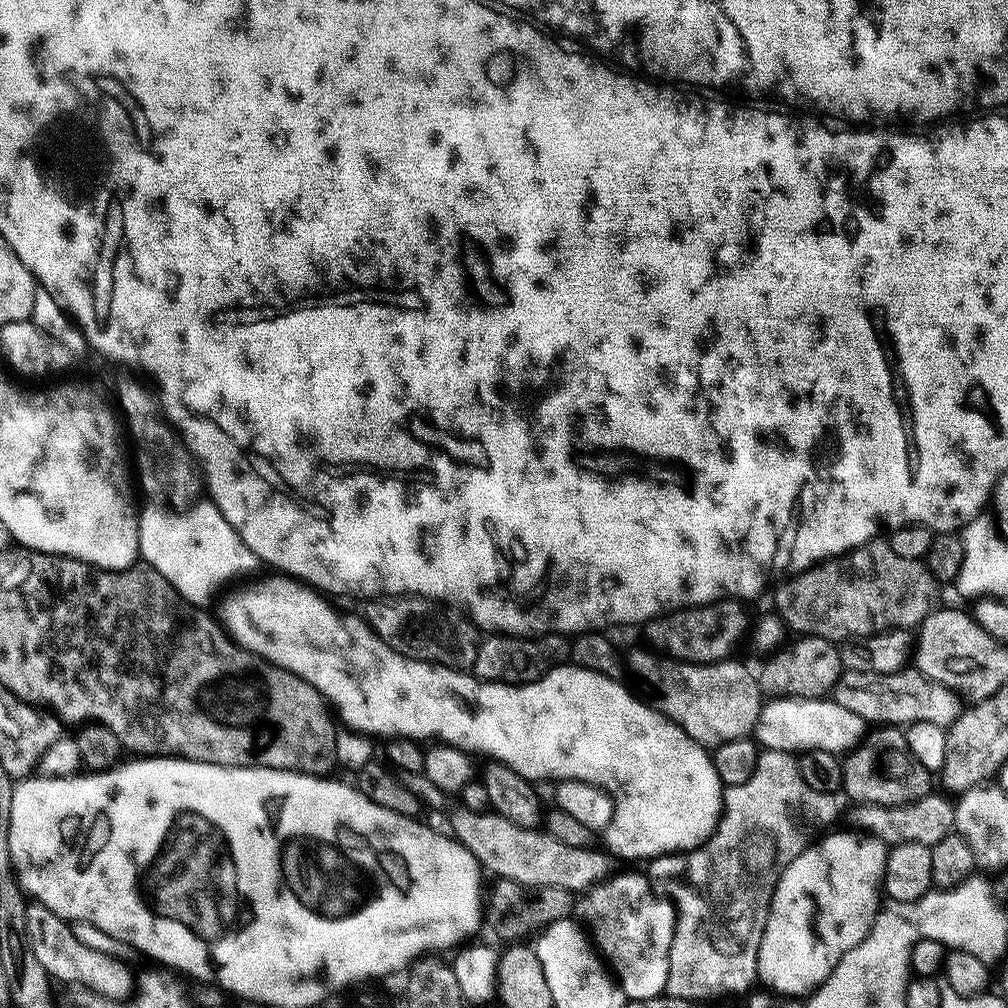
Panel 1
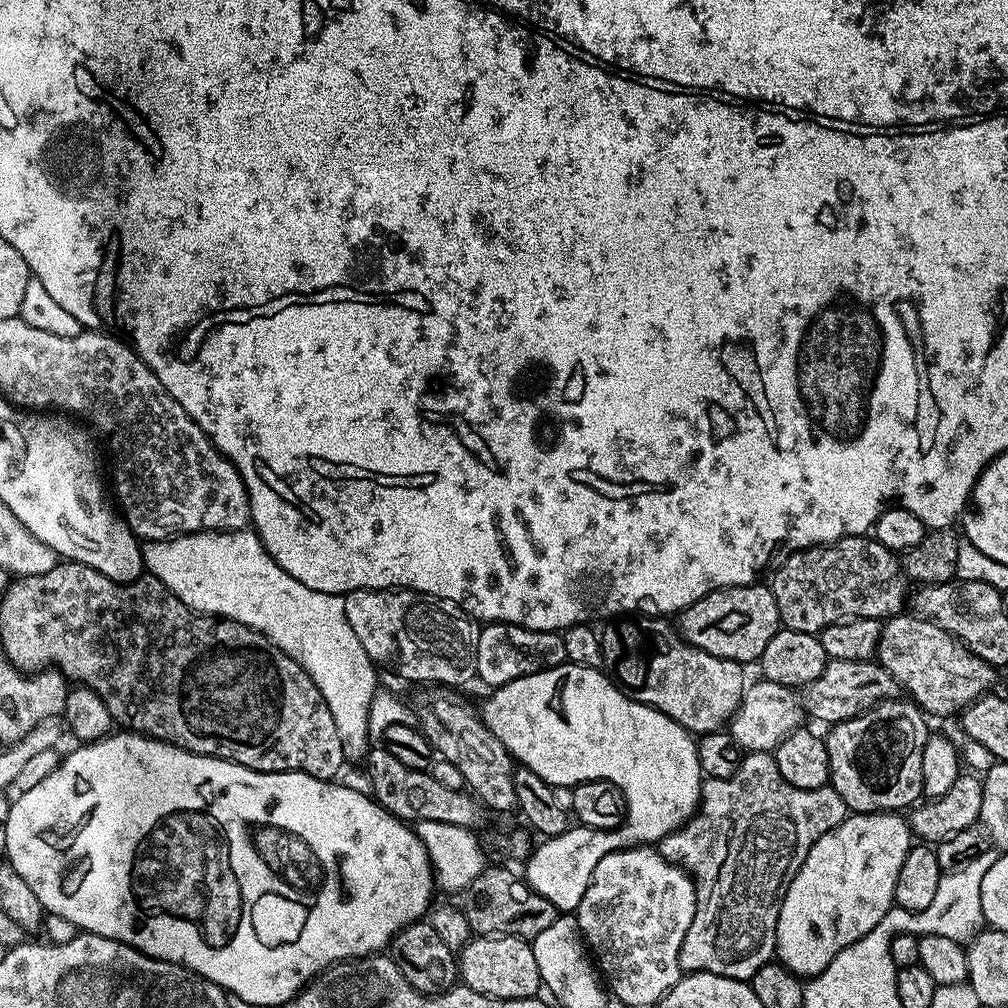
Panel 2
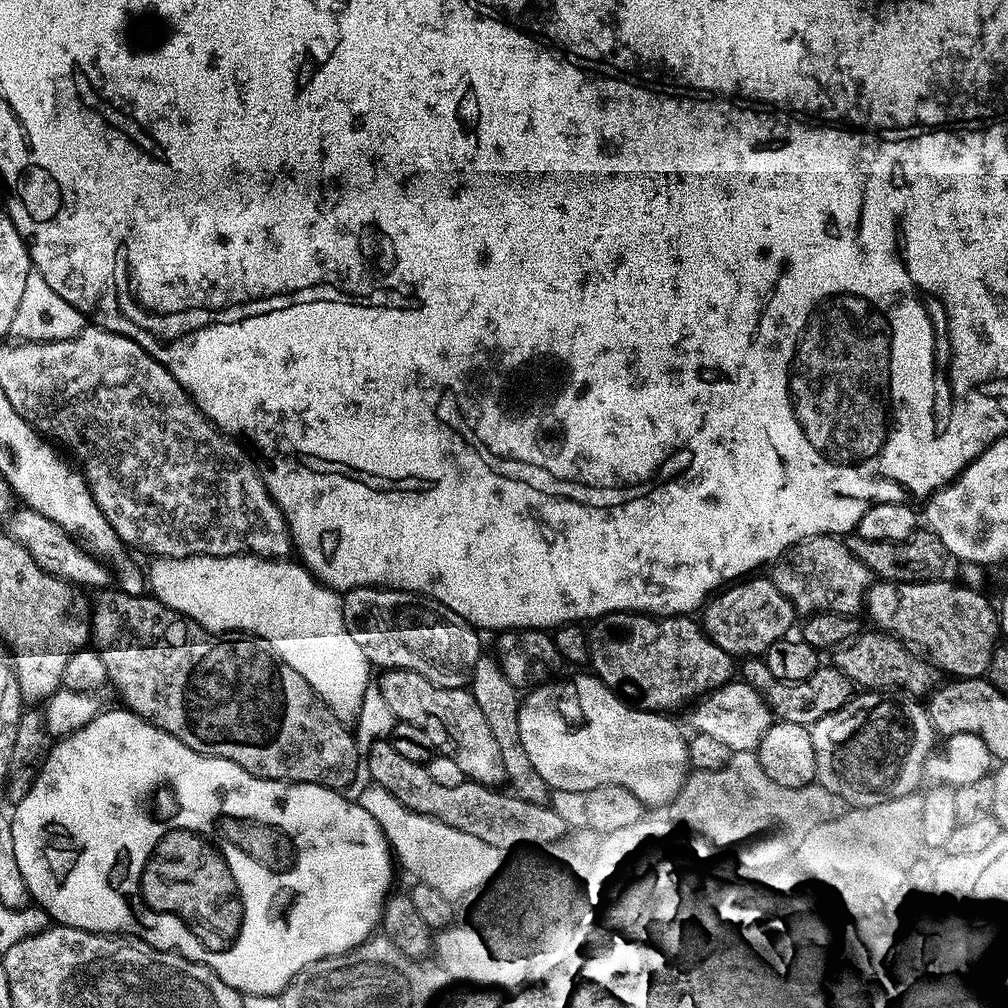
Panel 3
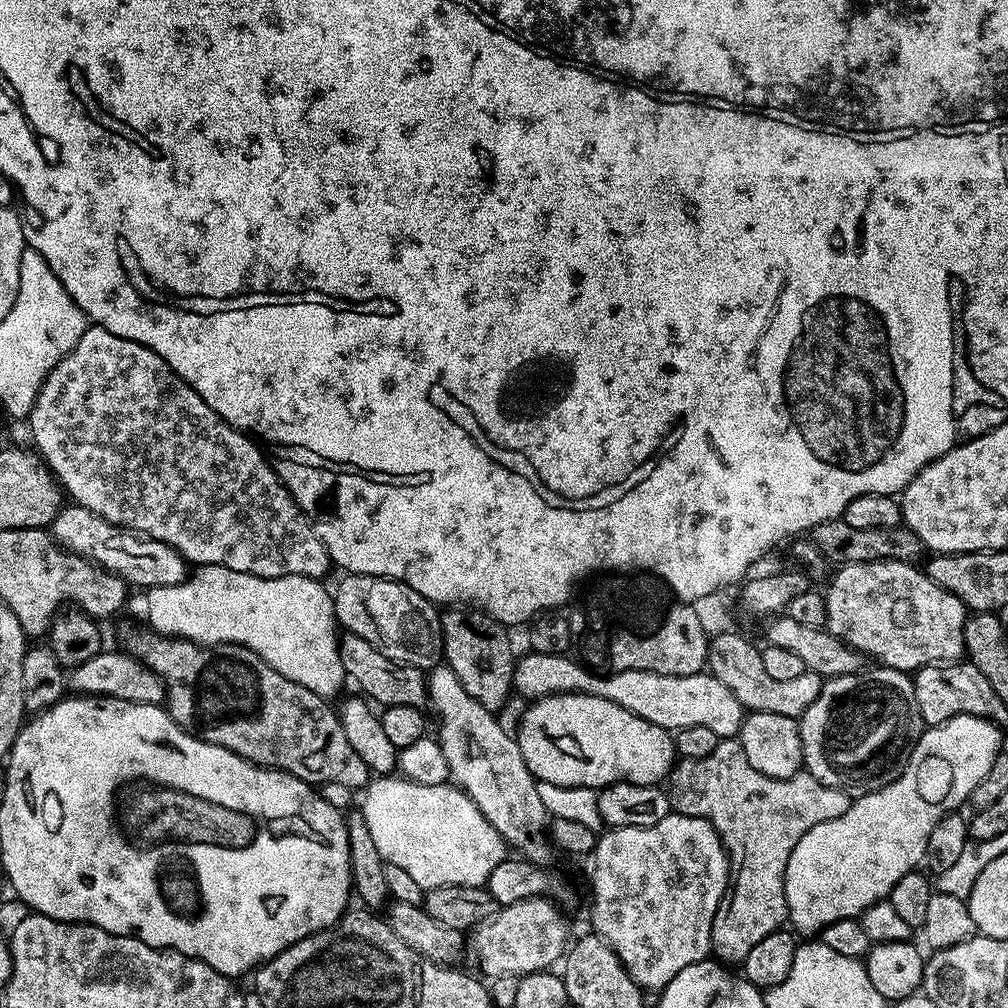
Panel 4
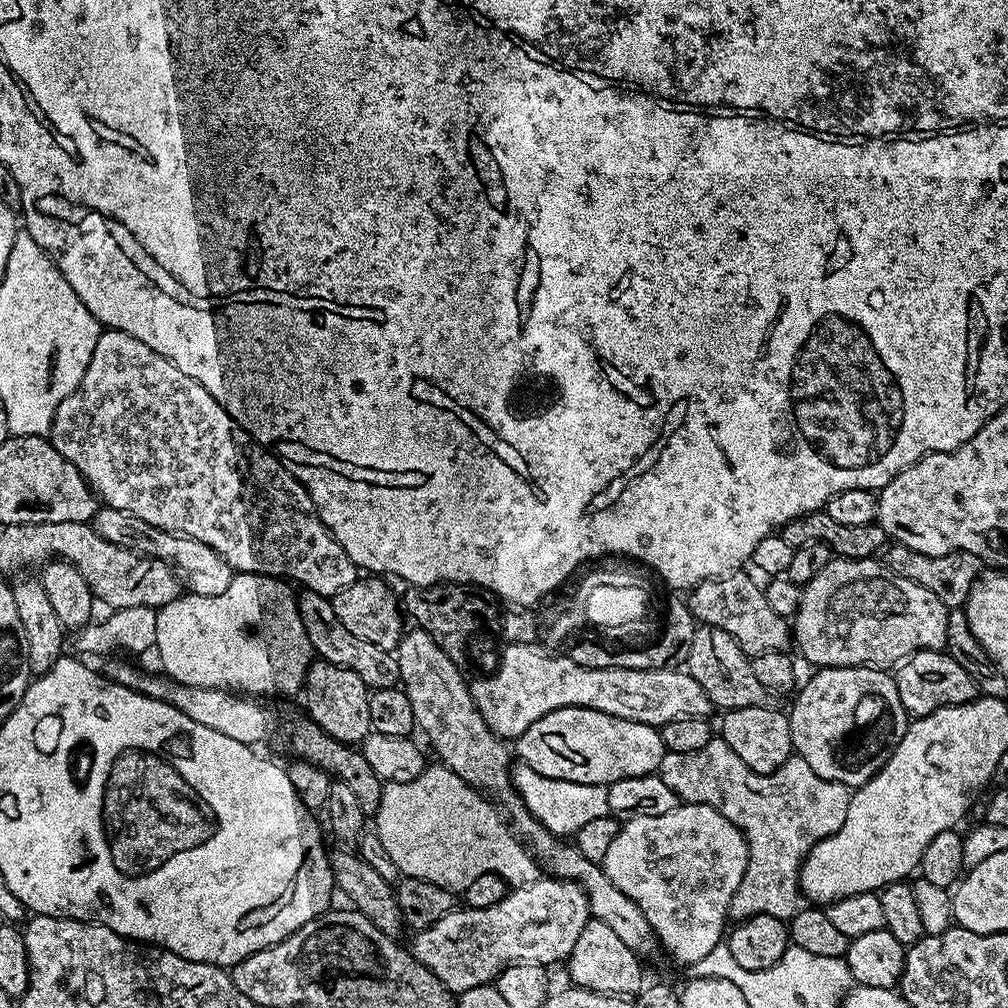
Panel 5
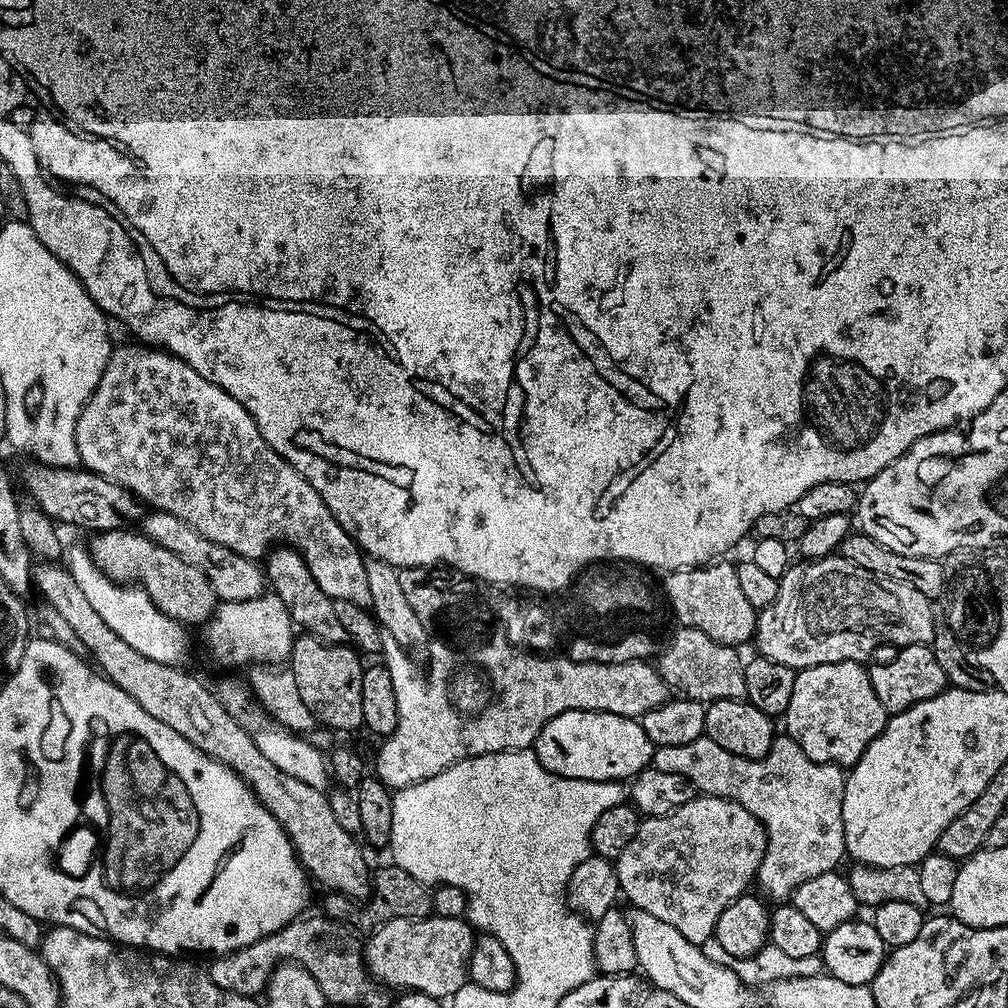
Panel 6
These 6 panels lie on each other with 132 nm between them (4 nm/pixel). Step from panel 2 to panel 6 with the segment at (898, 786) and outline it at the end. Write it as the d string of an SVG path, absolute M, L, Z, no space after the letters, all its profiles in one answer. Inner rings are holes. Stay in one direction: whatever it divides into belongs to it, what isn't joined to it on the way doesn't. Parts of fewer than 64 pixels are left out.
M843 660L833 664L819 664L813 668L799 669L794 678L794 694L790 694L790 706L784 711L782 723L786 727L786 735L810 758L815 764L837 764L839 768L851 769L857 764L870 742L882 734L888 725L889 713L878 700L874 686L868 677L868 668L863 663L854 660Z

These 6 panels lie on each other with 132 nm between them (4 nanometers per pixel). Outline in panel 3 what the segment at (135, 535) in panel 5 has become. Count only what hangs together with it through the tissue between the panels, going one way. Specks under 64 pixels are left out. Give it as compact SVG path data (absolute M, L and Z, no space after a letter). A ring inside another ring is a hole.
M20 506L7 517L6 523L8 523L7 535L12 536L24 546L30 554L30 558L34 558L34 562L38 562L38 566L42 566L42 570L67 580L69 584L84 588L87 588L86 586L105 587L104 589L109 587L109 585L107 586L109 565L103 559L93 556L79 540L74 538L73 533L60 528L58 522L38 514L38 510Z

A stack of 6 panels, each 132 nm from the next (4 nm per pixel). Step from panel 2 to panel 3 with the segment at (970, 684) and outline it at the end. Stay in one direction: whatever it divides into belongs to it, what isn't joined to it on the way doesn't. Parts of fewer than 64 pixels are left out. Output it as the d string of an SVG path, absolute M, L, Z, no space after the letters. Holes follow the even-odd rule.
M883 630L871 631L866 633L865 636L863 634L857 635L851 642L835 649L831 653L831 663L840 671L845 672L849 679L856 681L858 684L859 682L862 683L859 684L862 686L889 684L892 688L905 688L908 691L905 693L916 698L931 693L934 688L934 683L932 684L933 665L923 655L913 651L905 641Z

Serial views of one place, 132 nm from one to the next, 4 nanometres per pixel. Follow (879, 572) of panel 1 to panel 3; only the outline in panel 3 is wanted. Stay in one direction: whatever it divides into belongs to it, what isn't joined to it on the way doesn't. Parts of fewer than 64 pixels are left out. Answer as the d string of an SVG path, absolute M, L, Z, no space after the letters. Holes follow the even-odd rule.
M812 536L808 540L801 540L799 543L792 545L779 557L775 564L771 567L772 573L770 573L770 579L773 584L778 586L778 590L783 594L784 597L792 601L792 607L797 612L797 615L807 618L811 615L817 614L817 612L834 612L842 613L844 615L855 615L856 611L861 611L861 608L865 605L867 599L867 592L871 588L874 582L874 575L870 571L867 564L860 559L859 556L853 554L853 552L848 548L847 543L841 538L836 536Z

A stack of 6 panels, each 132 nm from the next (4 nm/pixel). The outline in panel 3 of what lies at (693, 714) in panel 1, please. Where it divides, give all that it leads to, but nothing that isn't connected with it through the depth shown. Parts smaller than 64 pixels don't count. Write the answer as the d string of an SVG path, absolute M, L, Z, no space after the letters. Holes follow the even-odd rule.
M610 612L599 621L600 628L587 633L588 648L591 652L590 667L607 688L649 710L672 710L679 704L687 705L709 693L714 688L727 684L733 679L734 657L722 646L708 637L699 623L696 624L684 614L673 614L657 618L652 614L638 612Z

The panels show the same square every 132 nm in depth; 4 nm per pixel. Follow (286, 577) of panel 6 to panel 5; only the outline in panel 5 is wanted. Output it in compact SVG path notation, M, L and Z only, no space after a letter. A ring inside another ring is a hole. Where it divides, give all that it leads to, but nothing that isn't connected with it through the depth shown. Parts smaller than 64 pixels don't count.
M304 590L299 593L296 604L312 651L323 663L337 664L346 670L354 670L354 674L358 674L358 678L362 678L362 682L370 690L395 688L400 684L400 671L395 655L389 649L379 648L374 646L374 642L366 642L350 634L350 630L346 630L346 626L338 622L338 614L334 614L329 597Z

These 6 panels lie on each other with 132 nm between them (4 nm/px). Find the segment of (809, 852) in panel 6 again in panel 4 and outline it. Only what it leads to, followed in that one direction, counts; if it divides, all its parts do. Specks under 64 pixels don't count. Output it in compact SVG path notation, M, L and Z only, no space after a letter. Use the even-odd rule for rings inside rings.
M721 738L718 746L706 754L706 758L677 759L666 777L666 791L672 812L678 816L710 821L720 835L724 851L728 853L728 889L712 923L711 955L725 965L739 965L746 954L750 954L752 947L766 938L766 934L777 931L783 925L780 923L785 923L788 903L784 897L784 871L794 846L798 846L806 830L846 814L850 803L849 793L818 782L804 770L785 780L758 774L758 770L746 762L746 750L742 750L736 738Z

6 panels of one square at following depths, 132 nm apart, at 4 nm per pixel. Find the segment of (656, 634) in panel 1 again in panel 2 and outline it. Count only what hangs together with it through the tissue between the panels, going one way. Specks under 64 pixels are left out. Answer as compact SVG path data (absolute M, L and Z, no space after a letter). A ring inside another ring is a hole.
M763 583L743 584L733 588L719 588L716 592L702 597L698 602L694 602L690 607L679 613L678 631L689 644L702 650L706 654L714 654L718 658L735 660L741 666L748 666L748 663L759 661L762 650L766 650L766 642L774 638L774 634L779 632L782 625L779 618L778 604L775 602L771 587Z

